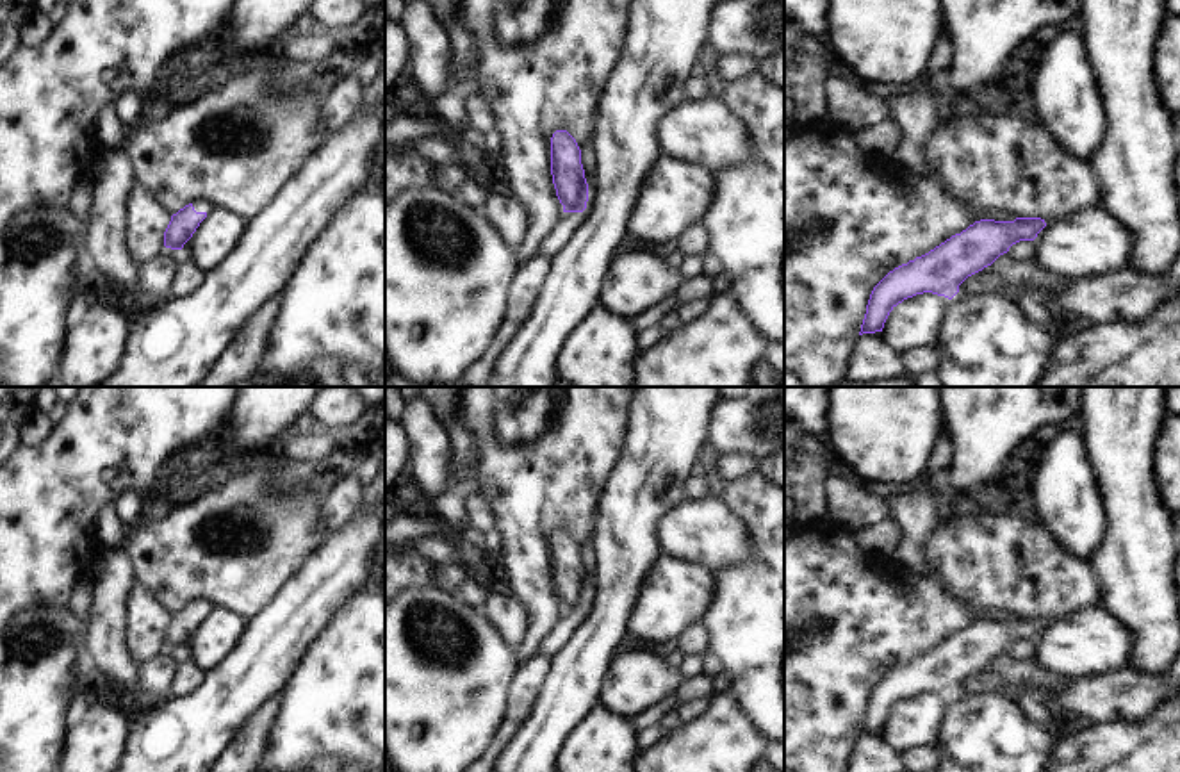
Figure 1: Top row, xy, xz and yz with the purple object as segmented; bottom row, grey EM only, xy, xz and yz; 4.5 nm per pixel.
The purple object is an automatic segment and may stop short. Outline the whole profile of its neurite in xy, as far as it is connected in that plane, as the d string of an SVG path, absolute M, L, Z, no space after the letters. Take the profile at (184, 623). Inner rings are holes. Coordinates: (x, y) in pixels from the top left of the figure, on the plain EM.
M194 601L173 613L164 631L164 645L182 649L212 608L205 601Z

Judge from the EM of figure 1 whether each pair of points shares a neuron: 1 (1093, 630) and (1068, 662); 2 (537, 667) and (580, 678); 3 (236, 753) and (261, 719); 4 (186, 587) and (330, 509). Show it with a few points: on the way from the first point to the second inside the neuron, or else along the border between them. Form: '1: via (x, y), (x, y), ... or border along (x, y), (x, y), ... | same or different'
1: via (1089, 637), (1072, 655) | same
2: border along (551, 657), (546, 680), (530, 708) | different
3: via (245, 744), (255, 728) | same
4: border along (323, 500), (319, 507), (319, 541) | different

